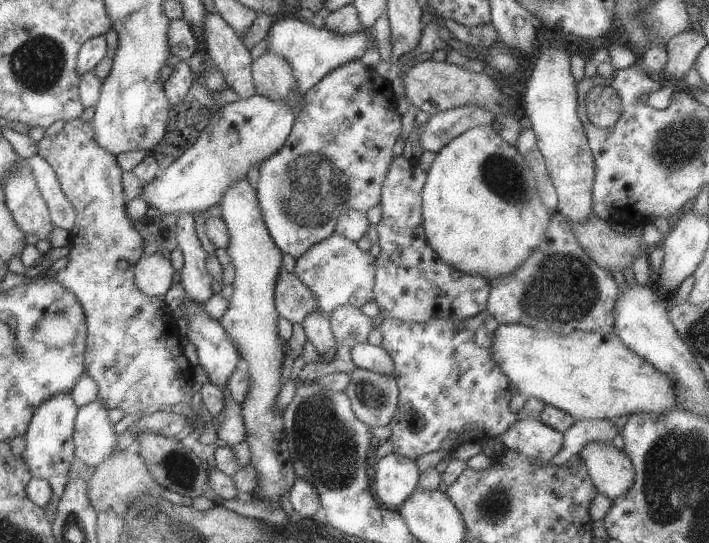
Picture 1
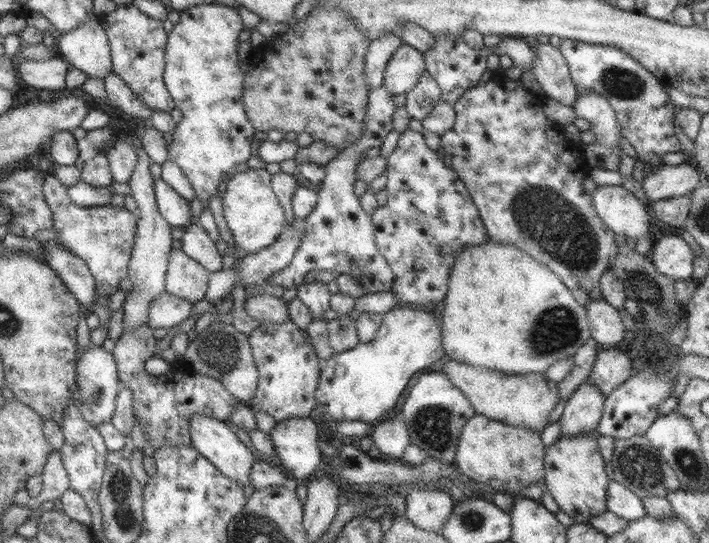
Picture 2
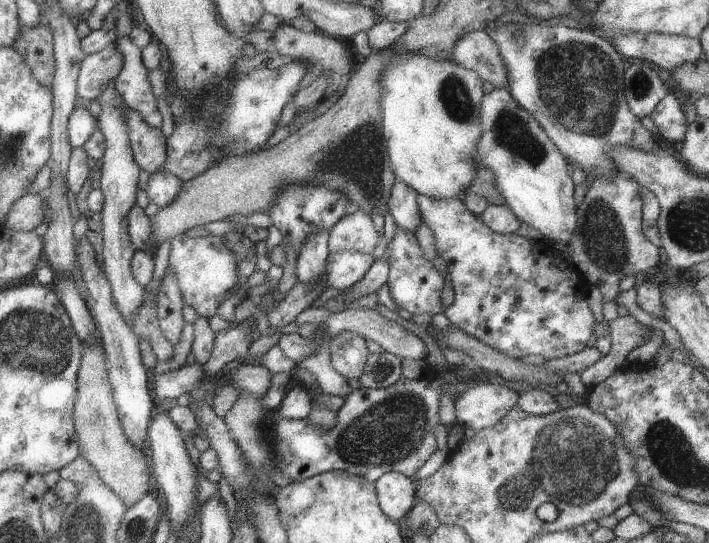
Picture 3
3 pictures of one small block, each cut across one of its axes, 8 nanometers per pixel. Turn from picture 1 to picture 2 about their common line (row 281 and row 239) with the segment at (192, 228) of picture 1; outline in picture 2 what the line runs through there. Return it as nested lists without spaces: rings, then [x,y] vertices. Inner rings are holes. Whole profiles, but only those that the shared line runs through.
[[[197,222],[184,228],[181,248],[190,257],[211,273],[222,269],[222,255],[216,249],[216,243],[208,236],[206,230]]]

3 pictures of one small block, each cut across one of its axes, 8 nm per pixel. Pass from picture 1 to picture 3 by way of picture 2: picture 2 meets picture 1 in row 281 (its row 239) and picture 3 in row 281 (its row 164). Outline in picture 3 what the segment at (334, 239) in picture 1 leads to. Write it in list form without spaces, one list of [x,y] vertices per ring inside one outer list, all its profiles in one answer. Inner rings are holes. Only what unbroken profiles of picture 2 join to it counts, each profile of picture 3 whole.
[[[331,252],[328,256],[327,287],[348,289],[366,276],[375,260],[373,255],[362,252]]]

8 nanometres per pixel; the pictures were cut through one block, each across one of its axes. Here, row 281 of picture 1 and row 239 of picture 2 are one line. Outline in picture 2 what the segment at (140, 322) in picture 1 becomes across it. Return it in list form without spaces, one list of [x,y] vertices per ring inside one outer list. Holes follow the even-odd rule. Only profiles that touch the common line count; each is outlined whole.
[[[52,172],[46,174],[42,193],[52,210],[54,230],[58,242],[76,254],[87,264],[96,281],[96,296],[110,296],[119,290],[120,280],[129,275],[129,262],[134,248],[139,216],[124,206],[98,205],[82,207],[74,204],[68,196],[67,186]]]

